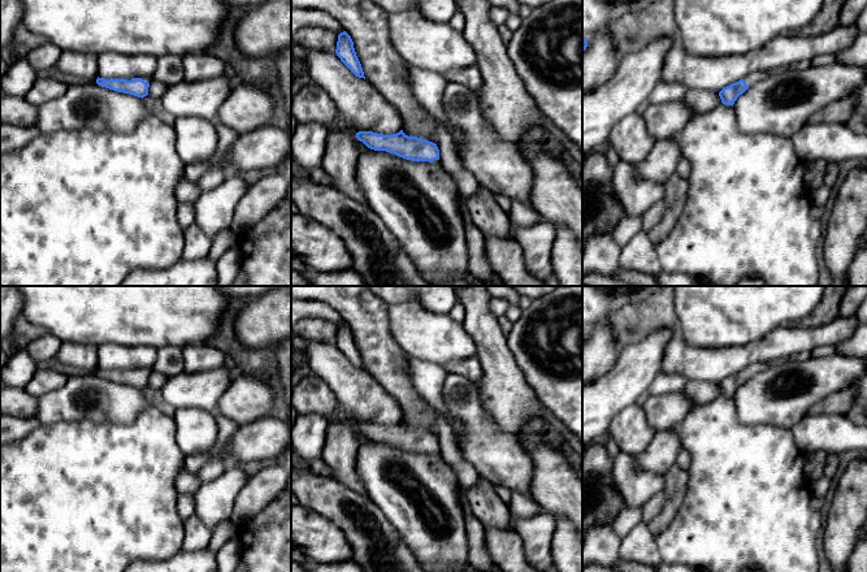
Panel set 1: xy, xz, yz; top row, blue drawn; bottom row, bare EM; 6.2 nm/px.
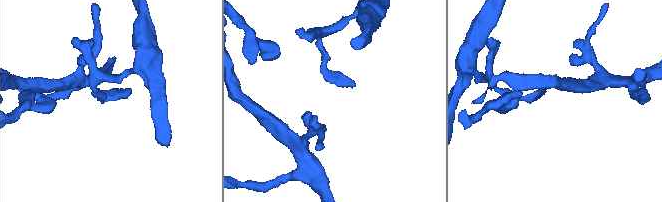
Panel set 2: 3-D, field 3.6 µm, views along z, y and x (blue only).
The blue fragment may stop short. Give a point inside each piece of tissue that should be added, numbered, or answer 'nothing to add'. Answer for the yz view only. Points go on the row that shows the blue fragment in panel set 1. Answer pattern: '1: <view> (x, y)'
1: yz (754, 77)

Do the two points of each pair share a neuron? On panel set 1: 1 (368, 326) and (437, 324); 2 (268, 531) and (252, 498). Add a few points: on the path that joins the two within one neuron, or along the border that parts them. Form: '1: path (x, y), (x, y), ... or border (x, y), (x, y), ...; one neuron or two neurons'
1: border (388, 306), (390, 333), (404, 352); two neurons
2: border (277, 495), (252, 515), (239, 529); two neurons

